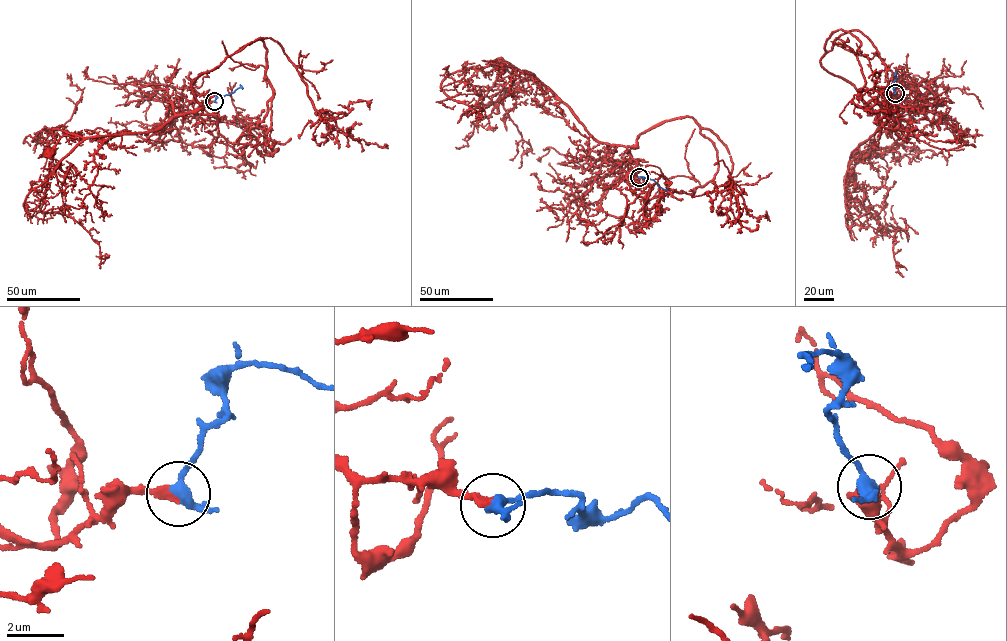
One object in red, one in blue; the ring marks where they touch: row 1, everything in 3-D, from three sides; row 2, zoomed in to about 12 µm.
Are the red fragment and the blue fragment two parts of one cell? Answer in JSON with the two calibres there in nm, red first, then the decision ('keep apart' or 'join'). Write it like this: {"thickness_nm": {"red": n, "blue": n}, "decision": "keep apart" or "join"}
{"thickness_nm": {"red": 320, "blue": 360}, "decision": "join"}

